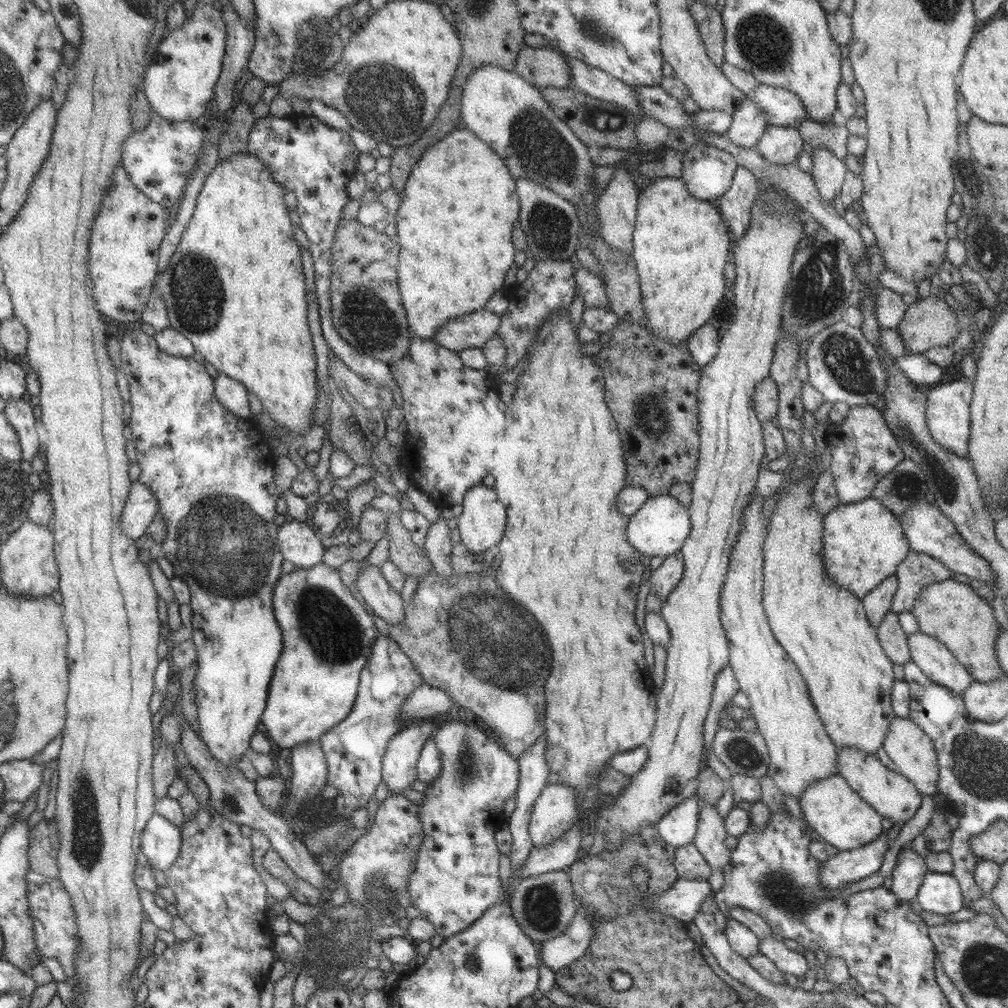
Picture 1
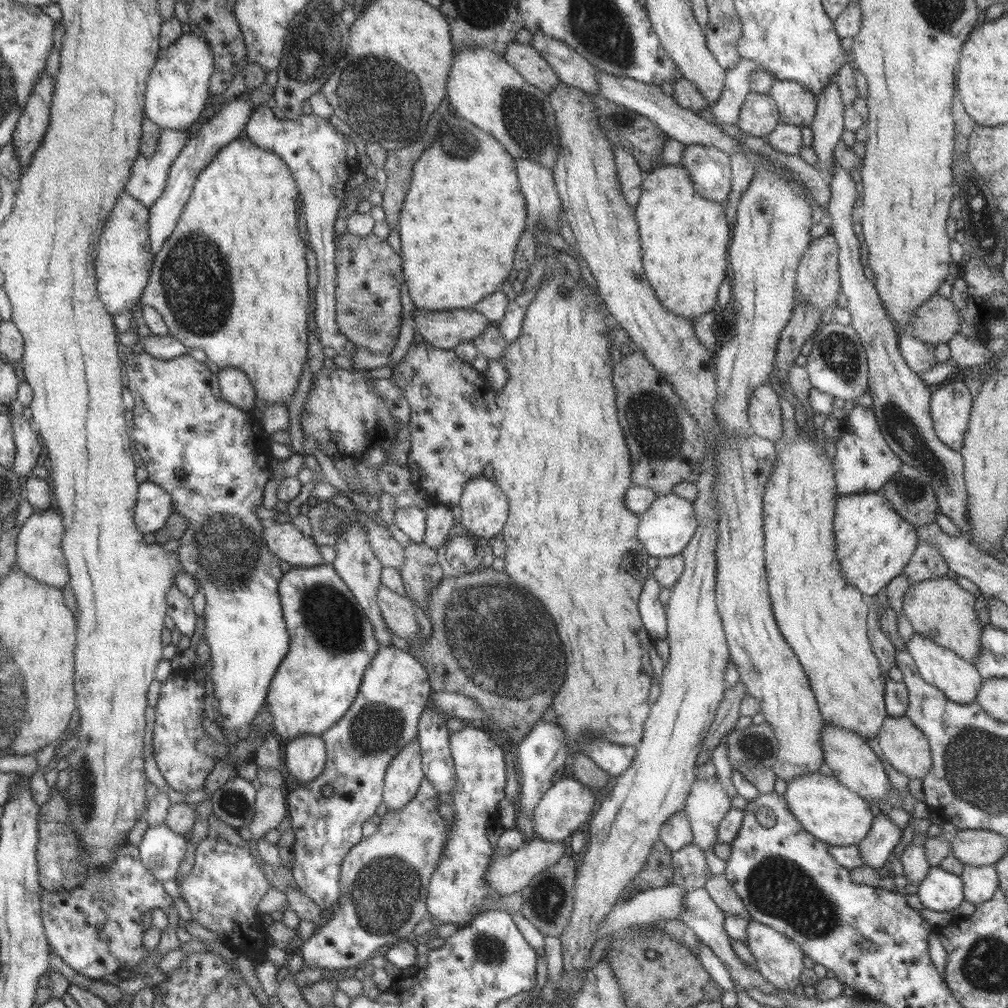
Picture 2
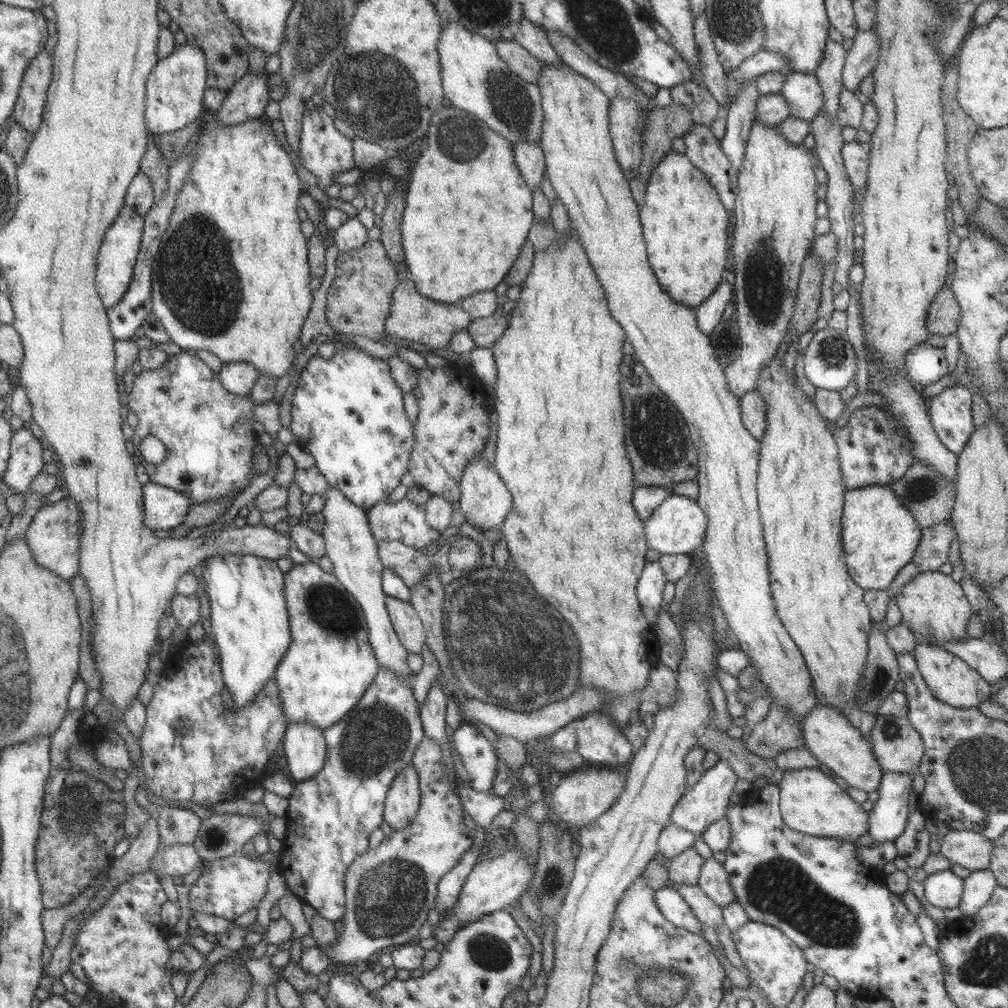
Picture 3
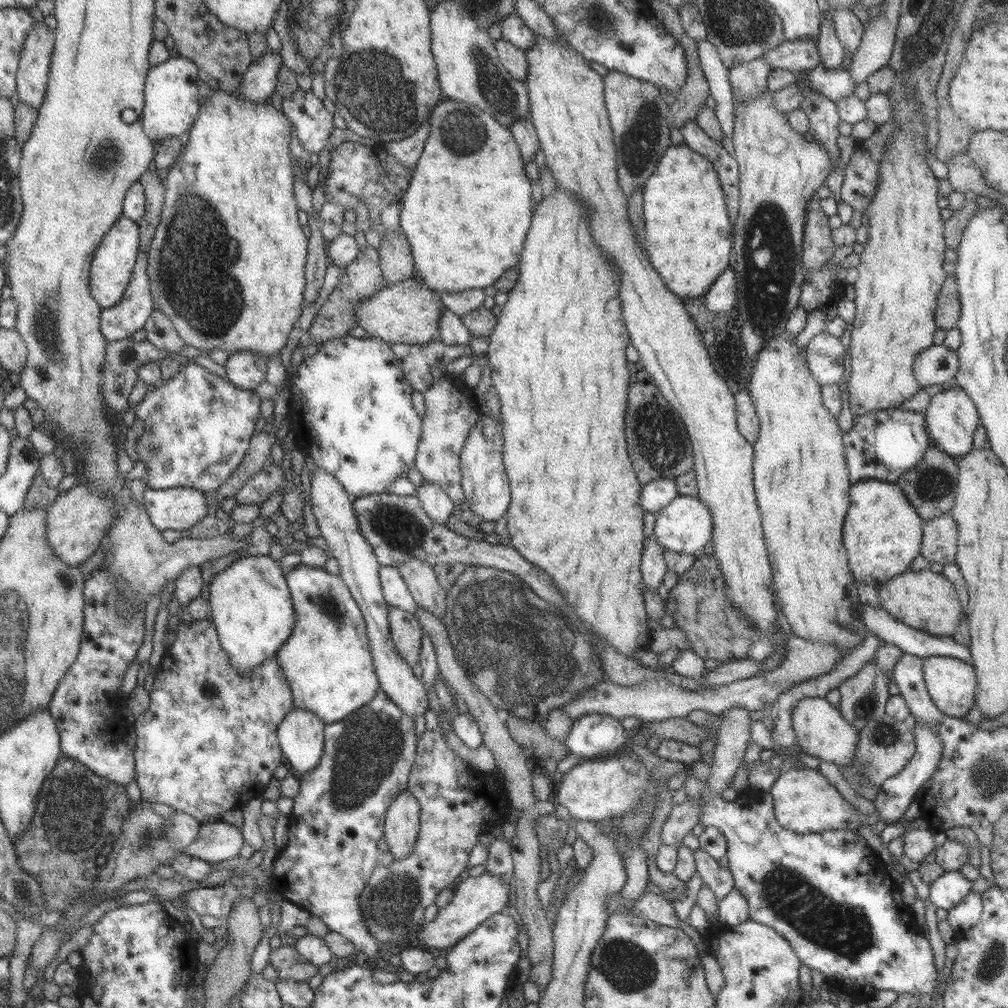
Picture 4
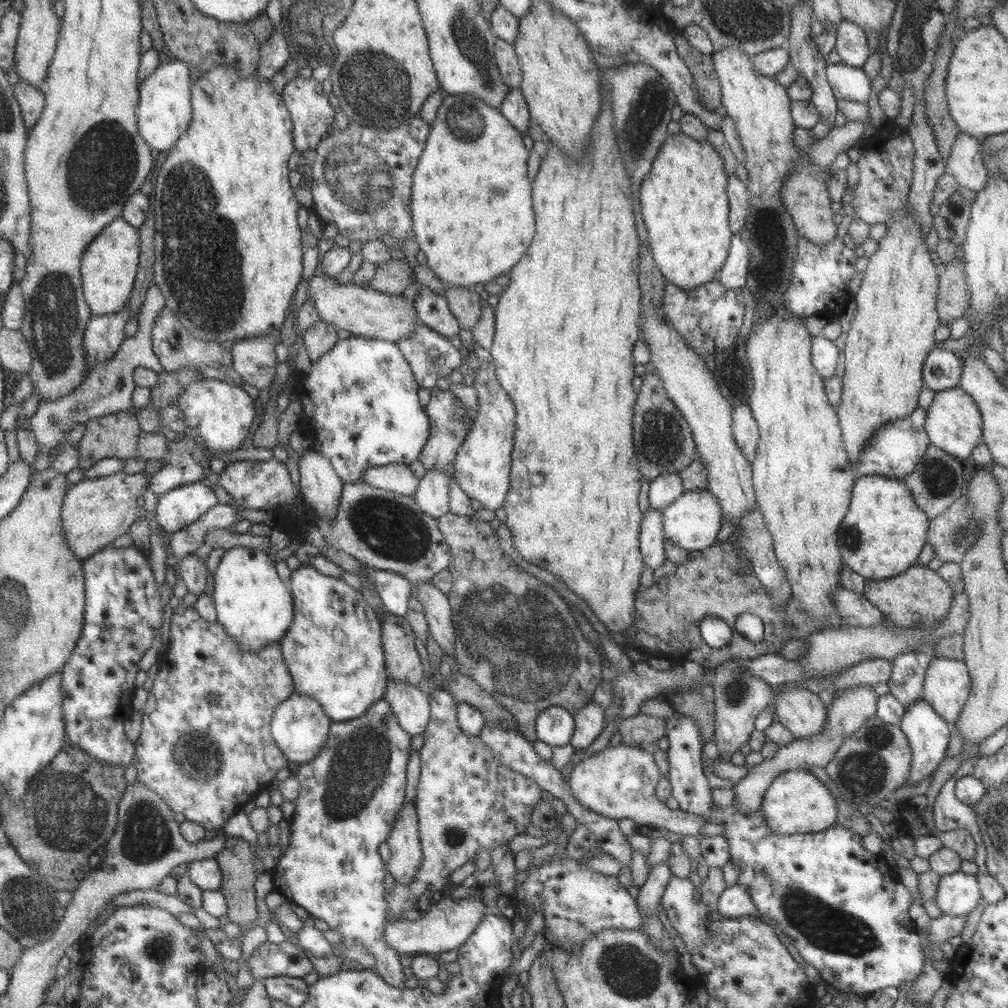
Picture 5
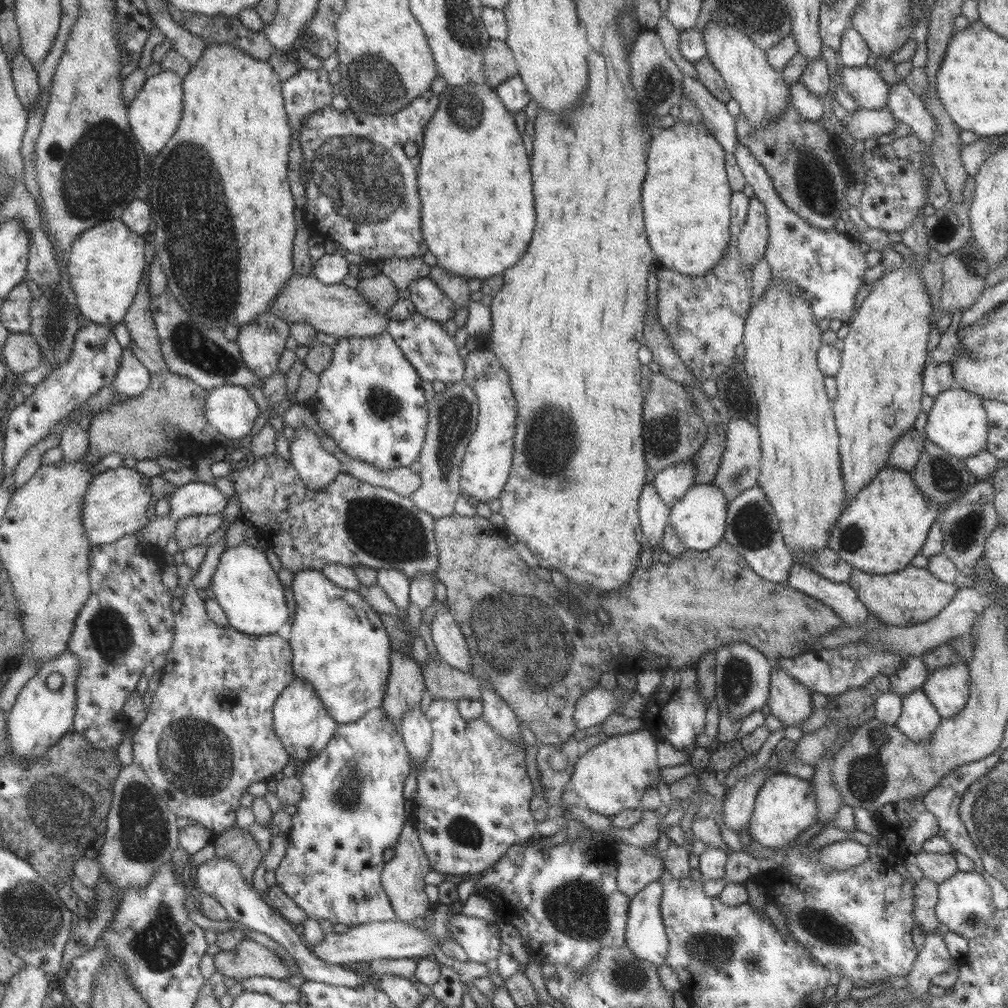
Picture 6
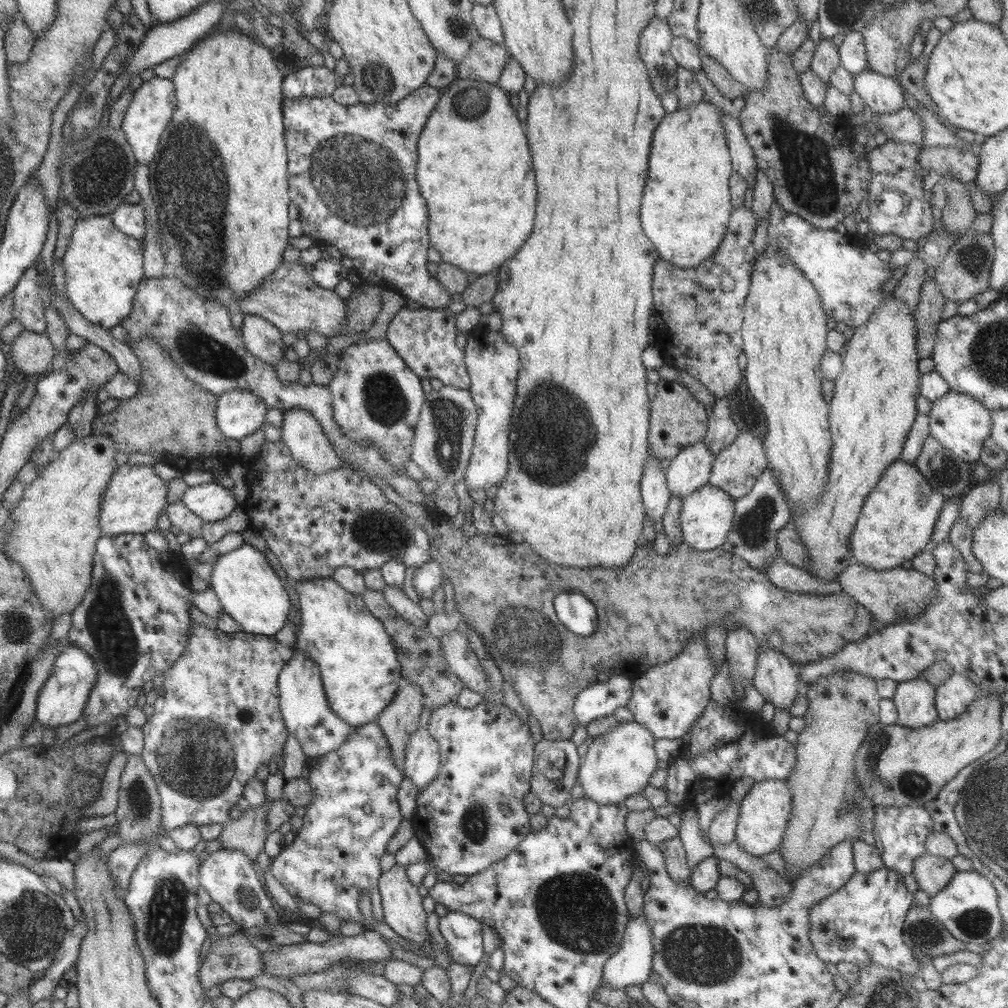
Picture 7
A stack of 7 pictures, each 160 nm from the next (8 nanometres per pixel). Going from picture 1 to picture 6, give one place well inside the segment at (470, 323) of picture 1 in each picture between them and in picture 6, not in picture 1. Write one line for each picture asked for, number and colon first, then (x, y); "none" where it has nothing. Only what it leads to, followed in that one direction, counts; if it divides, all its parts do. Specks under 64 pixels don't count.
2: (442, 329)
3: (424, 323)
4: (406, 312)
5: (361, 311)
6: (338, 311)

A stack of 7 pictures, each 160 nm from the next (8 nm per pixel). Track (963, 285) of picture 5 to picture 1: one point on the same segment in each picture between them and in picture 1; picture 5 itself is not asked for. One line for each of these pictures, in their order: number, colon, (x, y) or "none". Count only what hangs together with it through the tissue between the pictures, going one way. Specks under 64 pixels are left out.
1: (928, 322)
2: (936, 321)
3: (943, 314)
4: (946, 314)

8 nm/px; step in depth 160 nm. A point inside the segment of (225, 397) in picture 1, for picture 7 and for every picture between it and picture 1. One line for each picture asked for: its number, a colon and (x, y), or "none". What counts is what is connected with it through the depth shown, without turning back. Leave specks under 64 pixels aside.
2: (235, 387)
3: (237, 377)
4: (246, 370)
5: (253, 359)
6: (261, 342)
7: (261, 339)

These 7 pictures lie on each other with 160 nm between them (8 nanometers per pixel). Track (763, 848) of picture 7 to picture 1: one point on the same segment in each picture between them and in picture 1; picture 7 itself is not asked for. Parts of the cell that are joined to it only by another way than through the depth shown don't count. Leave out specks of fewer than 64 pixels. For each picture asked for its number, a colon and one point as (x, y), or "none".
1: (841, 818)
2: (831, 813)
3: (810, 802)
4: (804, 802)
5: (795, 802)
6: (785, 805)

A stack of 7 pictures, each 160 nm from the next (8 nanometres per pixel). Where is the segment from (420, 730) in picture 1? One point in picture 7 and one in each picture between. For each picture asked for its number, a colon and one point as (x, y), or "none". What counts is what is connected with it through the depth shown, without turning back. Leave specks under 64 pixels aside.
2: (402, 778)
3: (400, 805)
4: (401, 822)
5: (404, 846)
6: (402, 878)
7: (402, 909)

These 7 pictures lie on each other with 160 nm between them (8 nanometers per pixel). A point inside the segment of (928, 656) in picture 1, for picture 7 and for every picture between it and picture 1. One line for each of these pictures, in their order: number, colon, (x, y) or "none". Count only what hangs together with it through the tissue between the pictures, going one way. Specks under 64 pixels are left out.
2: (958, 680)
3: (950, 680)
4: (950, 682)
5: (946, 686)
6: (947, 688)
7: (953, 697)

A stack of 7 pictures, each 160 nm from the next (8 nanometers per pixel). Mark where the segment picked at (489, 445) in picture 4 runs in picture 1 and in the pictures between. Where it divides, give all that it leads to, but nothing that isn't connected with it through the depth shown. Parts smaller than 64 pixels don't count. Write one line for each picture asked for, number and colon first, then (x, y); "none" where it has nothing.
1: (481, 523)
2: (483, 508)
3: (484, 501)

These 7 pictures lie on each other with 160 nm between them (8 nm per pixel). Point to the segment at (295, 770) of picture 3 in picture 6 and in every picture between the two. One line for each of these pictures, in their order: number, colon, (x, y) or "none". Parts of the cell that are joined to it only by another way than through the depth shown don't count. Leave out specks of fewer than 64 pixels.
4: (300, 735)
5: (299, 727)
6: (301, 723)

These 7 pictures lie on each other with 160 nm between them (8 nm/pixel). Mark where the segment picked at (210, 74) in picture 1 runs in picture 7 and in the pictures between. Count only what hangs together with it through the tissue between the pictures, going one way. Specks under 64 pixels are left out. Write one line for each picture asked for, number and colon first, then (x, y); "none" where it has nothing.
2: (177, 88)
3: (174, 90)
4: (171, 102)
5: (163, 112)
6: (153, 114)
7: (153, 102)

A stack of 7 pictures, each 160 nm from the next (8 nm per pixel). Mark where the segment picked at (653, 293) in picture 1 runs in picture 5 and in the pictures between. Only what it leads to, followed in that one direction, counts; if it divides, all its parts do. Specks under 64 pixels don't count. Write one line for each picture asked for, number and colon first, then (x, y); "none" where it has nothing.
2: (684, 238)
3: (685, 228)
4: (688, 237)
5: (684, 206)

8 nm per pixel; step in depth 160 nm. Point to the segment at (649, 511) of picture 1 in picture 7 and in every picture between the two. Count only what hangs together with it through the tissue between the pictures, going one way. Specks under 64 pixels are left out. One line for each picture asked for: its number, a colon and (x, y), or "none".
2: (664, 529)
3: (677, 526)
4: (685, 525)
5: (691, 521)
6: (698, 518)
7: (706, 515)

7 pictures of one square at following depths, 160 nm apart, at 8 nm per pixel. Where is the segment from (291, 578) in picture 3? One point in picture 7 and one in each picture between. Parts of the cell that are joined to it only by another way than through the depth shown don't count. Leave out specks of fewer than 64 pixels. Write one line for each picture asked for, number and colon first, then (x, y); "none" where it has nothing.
4: (326, 659)
5: (333, 651)
6: (338, 643)
7: (360, 672)

